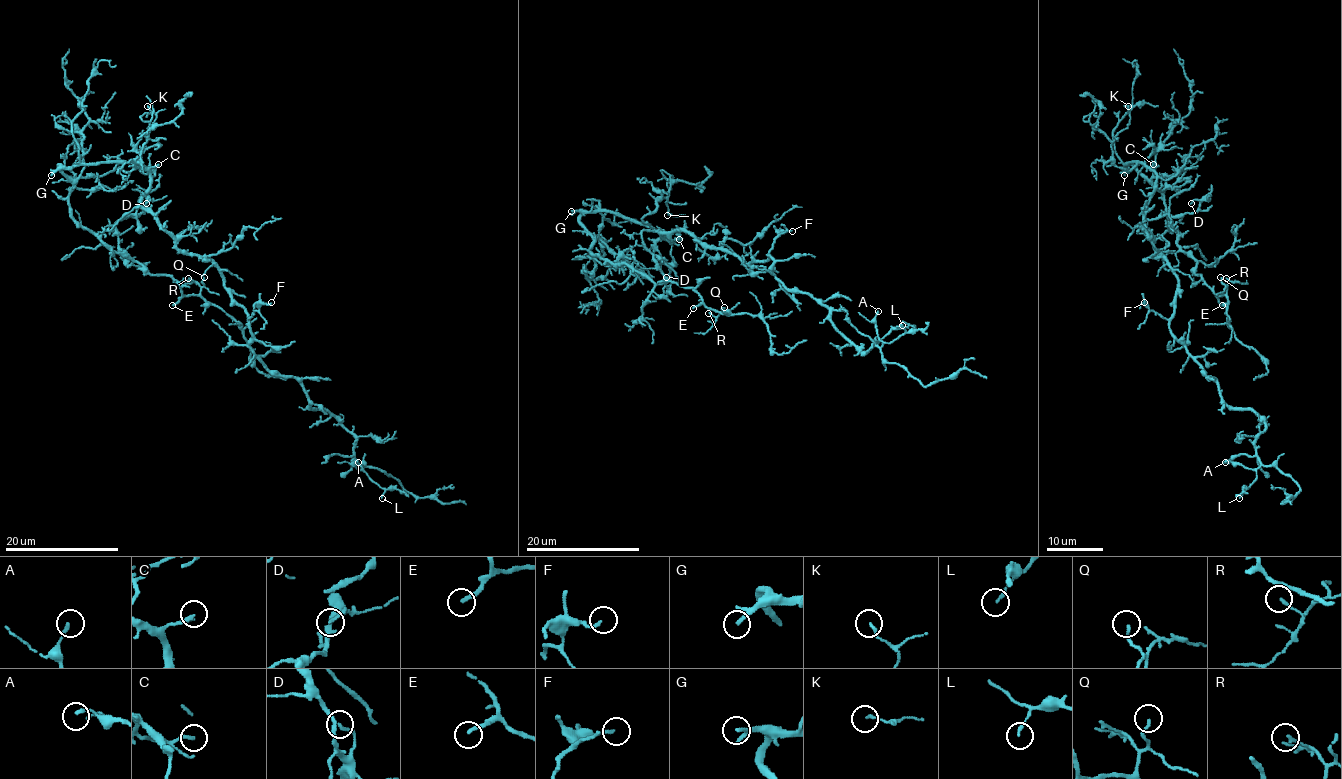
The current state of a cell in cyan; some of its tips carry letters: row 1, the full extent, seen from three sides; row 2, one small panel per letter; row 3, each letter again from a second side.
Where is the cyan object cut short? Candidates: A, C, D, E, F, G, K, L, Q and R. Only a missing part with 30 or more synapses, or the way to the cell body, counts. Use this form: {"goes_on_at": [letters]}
{"goes_on_at": ["G"]}

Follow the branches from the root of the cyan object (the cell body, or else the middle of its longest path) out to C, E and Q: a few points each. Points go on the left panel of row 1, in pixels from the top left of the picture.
C: (150, 213), (141, 205), (141, 198), (150, 185), (150, 168), (158, 164)
E: (150, 213), (143, 168), (59, 165), (72, 183), (71, 215), (148, 273), (170, 275), (181, 290), (172, 305)
Q: (150, 213), (143, 168), (59, 165), (71, 215), (114, 251), (184, 295), (204, 277)

